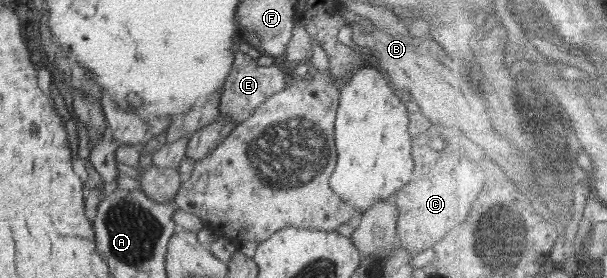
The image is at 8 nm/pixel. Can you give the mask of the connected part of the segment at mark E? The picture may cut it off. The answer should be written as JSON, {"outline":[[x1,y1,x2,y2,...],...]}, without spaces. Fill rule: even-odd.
{"outline":[[241,50,234,52,234,55,234,64,232,65,230,74,223,85,218,109,220,110,220,113,224,115,226,120,231,120,237,125,238,123,245,121,269,96,283,91,286,88,287,80,285,79,280,66,277,64,272,66,258,65,257,59,251,58,251,56,245,54]]}

